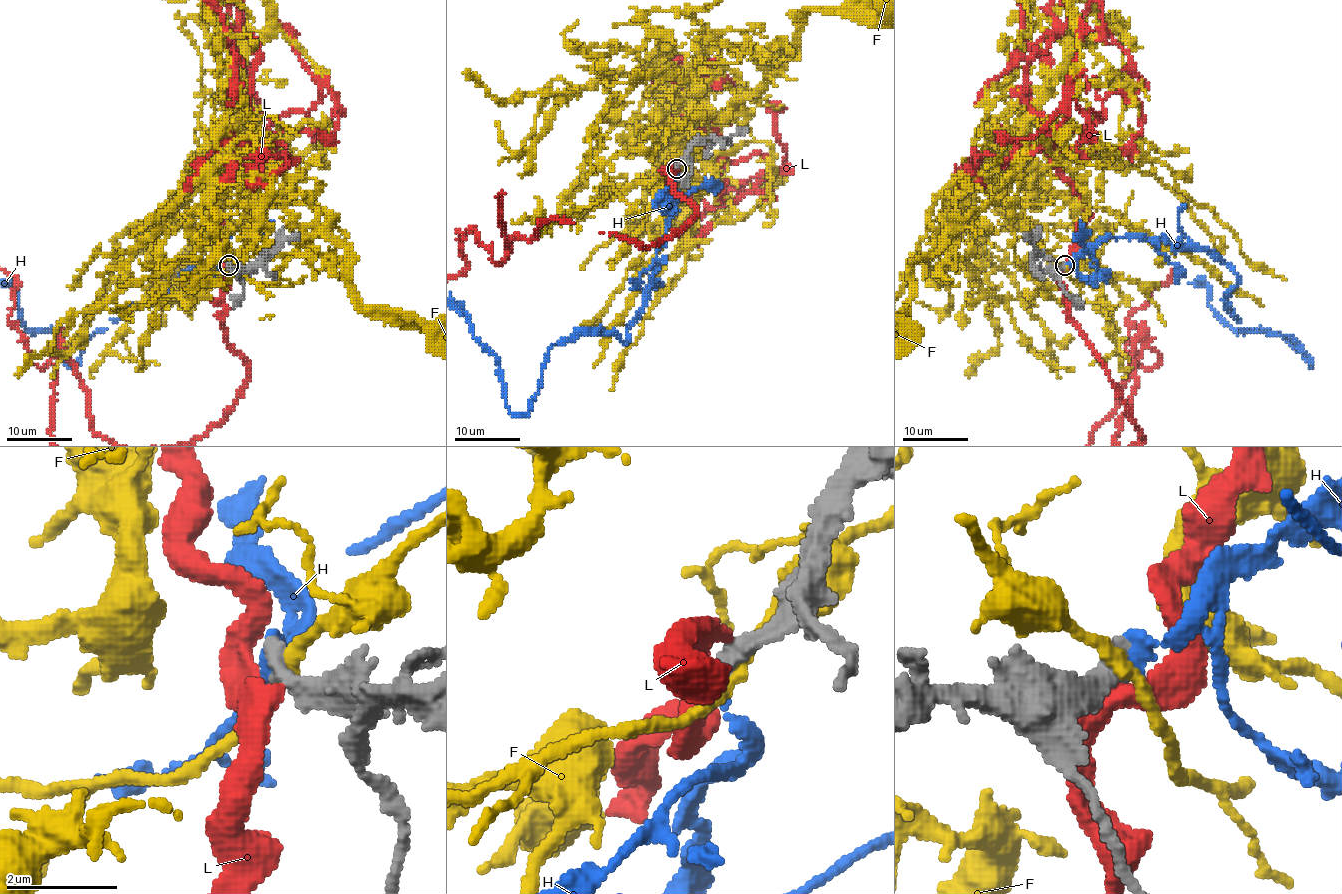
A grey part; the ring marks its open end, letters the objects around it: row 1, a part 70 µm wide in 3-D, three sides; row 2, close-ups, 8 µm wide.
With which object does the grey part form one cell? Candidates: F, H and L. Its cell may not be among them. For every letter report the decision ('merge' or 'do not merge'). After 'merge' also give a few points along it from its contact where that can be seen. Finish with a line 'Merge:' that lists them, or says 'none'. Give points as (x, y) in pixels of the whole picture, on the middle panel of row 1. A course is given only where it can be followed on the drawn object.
F: do not merge
H: merge
L: do not merge
Merge: H

